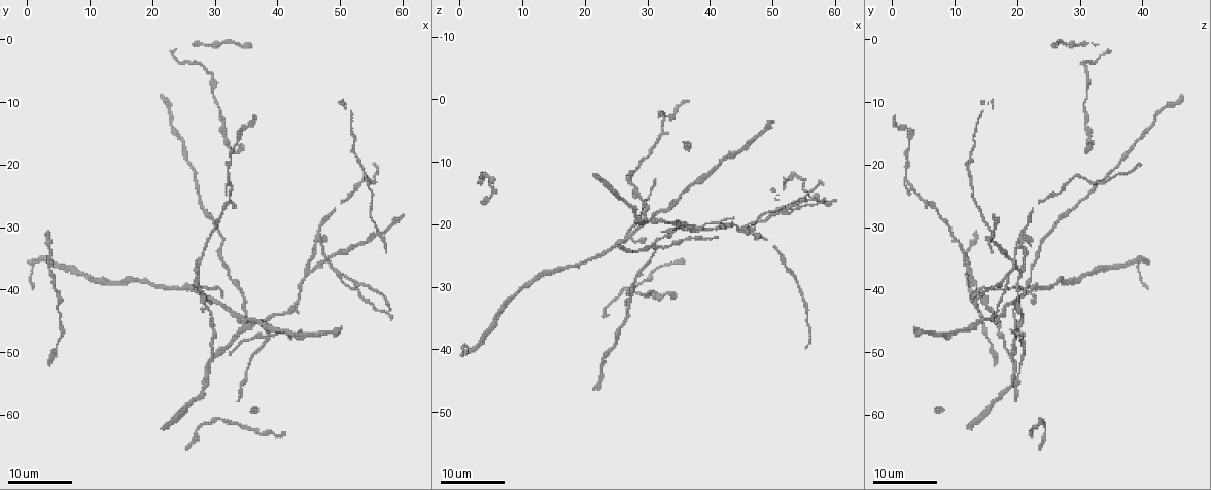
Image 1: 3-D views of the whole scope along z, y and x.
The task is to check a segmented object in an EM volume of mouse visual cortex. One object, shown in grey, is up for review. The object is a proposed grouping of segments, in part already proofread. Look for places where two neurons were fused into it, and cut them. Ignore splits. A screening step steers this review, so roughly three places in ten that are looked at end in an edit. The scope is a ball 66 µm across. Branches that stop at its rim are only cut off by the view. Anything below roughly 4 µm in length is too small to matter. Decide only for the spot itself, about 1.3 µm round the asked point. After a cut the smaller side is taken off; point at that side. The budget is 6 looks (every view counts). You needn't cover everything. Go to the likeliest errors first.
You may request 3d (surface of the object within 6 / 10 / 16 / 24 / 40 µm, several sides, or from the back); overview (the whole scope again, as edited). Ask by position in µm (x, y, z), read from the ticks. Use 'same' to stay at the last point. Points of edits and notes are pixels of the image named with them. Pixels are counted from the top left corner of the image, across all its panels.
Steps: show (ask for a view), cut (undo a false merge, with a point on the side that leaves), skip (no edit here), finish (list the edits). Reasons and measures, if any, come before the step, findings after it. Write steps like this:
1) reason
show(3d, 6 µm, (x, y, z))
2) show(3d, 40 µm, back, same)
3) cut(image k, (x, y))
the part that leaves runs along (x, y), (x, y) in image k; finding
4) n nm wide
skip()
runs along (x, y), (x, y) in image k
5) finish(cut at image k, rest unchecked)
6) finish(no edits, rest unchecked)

looks like a crossing
show(3d, 16 µm, (38.0, 47.5, 21.0))

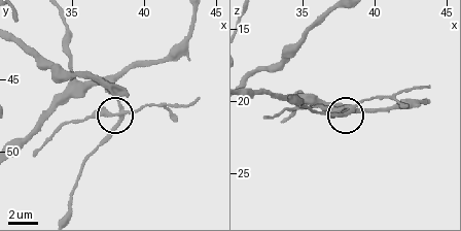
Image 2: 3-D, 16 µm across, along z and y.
show(3d, 10 µm, (37.8, 47.4, 20.4))

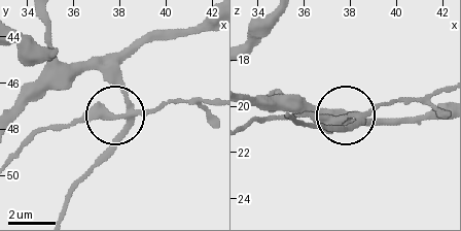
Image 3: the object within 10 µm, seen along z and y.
4 arms
cut(image 3, (95, 106))
the part that leaves runs along (127, 114), (46, 128), (16, 156) in image 3; a second neuron is stuck on

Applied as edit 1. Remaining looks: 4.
four or more arms meet
show(3d, 24 µm, (56.5, 31.0, 16.0))

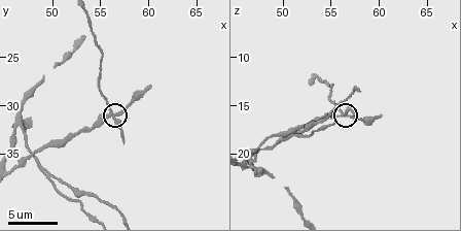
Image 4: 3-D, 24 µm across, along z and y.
show(3d, 6 µm, (56.2, 30.8, 16.0))

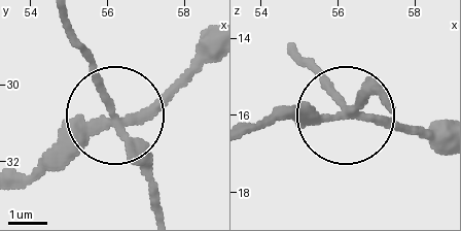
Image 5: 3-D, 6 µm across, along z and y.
side arm 5 µm
cut(image 5, (97, 75))
the part that leaves runs along (119, 119), (67, 23) in image 5; a second neuron is stuck on

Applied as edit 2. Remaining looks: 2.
looks like a crossing
show(3d, 16 µm, (27.0, 40.0, 21.5))

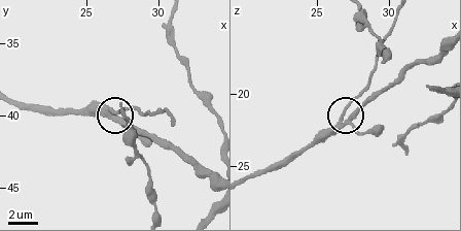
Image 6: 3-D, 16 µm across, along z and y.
show(3d, 10 µm, (26.8, 39.6, 21.4))

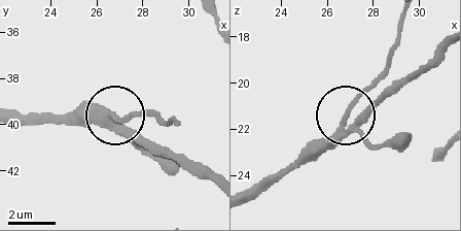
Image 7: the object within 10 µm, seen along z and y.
skip()
runs along (441, 50), (349, 117), (353, 102), (387, 69) in image 7; one neuron here

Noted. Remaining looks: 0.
finish(cut at image 3, cut at image 5, rest unchecked)

